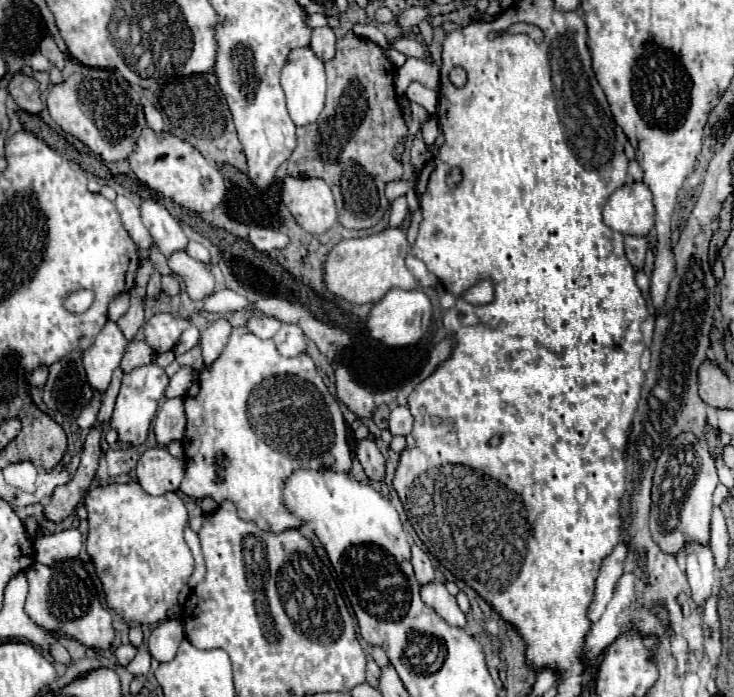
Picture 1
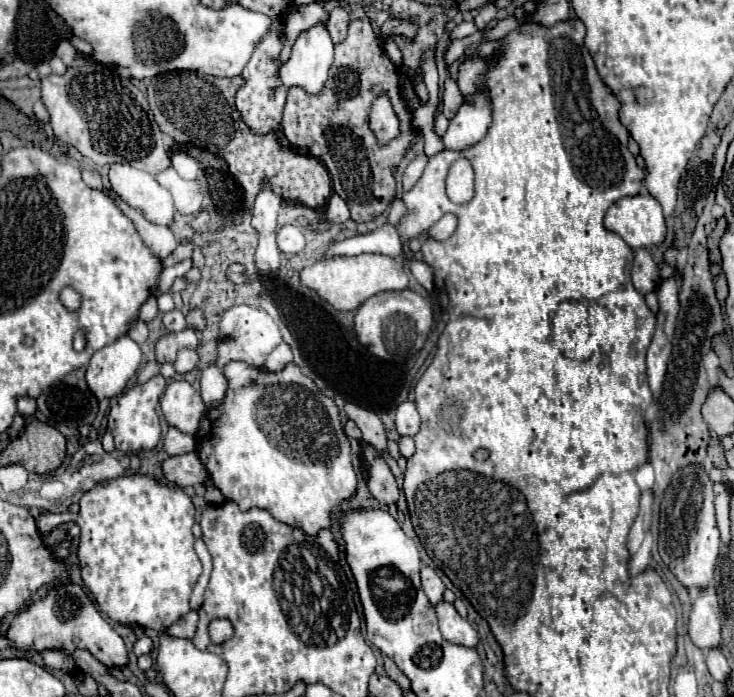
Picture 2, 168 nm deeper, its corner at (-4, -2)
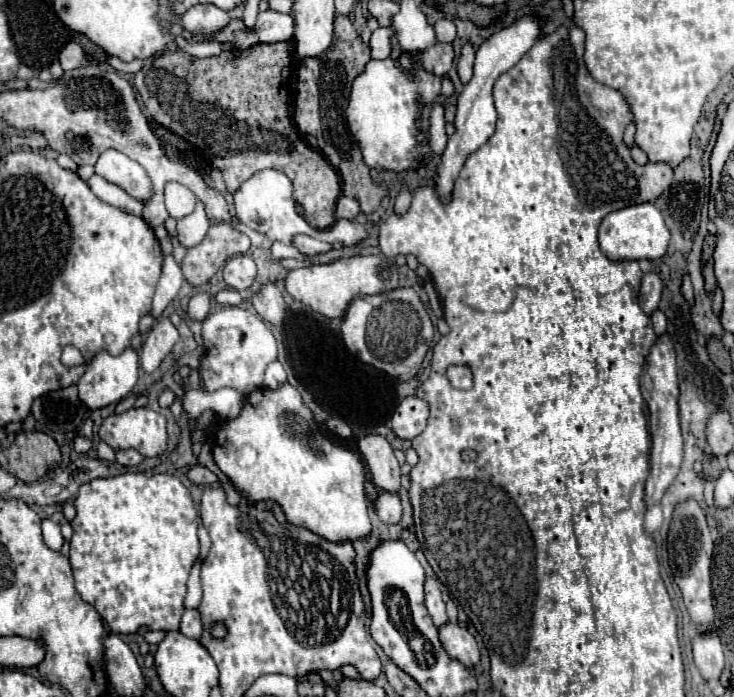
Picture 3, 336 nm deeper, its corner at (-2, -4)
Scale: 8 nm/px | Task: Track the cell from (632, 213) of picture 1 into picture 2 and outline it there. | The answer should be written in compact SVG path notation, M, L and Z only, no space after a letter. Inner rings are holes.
M634 195L618 199L604 217L604 225L616 231L632 249L662 243L666 237L660 203L652 195Z

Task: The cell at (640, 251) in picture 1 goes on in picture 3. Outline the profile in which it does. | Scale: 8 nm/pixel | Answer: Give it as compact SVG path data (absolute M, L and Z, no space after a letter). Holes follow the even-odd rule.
M646 273L640 285L640 307L646 315L652 315L658 309L658 301L660 301L660 293L662 293L662 283L658 279L656 273Z

